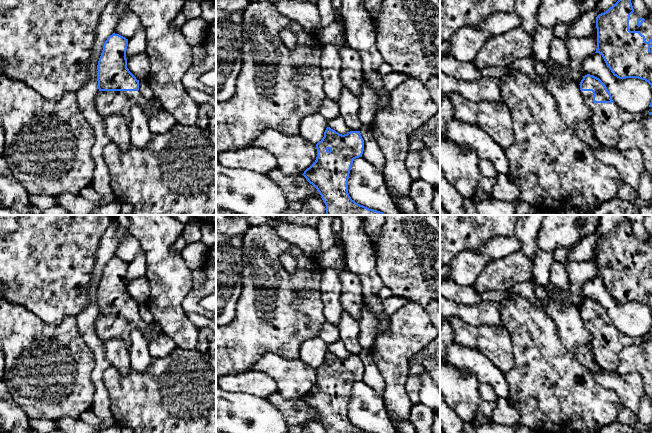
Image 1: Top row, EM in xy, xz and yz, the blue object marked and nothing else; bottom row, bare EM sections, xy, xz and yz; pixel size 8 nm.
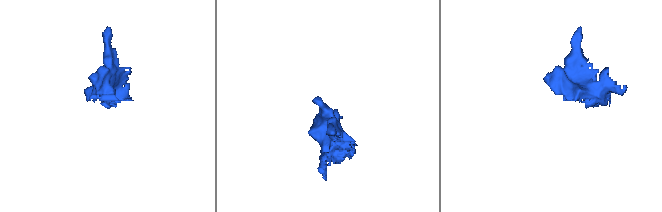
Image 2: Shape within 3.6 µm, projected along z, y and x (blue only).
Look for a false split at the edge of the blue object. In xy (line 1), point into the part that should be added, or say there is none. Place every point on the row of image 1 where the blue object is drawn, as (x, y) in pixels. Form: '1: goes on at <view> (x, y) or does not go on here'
1: goes on at xy (107, 103)

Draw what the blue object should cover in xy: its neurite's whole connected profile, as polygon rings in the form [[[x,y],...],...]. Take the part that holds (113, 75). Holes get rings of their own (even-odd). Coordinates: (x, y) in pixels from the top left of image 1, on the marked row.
[[[113,33],[103,45],[103,50],[97,65],[98,93],[95,99],[96,109],[103,116],[120,115],[130,125],[130,111],[134,105],[139,106],[145,115],[149,107],[161,107],[159,100],[146,99],[139,91],[139,80],[127,68],[126,50],[128,39]]]

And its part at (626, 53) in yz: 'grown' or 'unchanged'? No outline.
grown

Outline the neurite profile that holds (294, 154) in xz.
[[[266,129],[251,144],[263,148],[277,160],[278,169],[287,176],[302,175],[316,160],[316,145],[300,135],[285,135],[277,130]]]

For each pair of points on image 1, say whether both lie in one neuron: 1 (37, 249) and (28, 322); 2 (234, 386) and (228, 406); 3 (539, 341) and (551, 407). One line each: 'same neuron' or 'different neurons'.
1: different neurons
2: different neurons
3: same neuron

